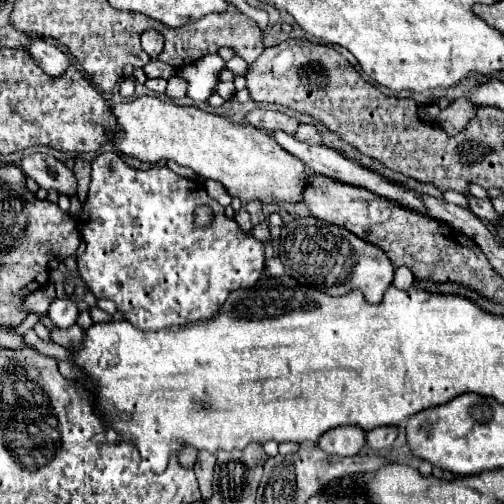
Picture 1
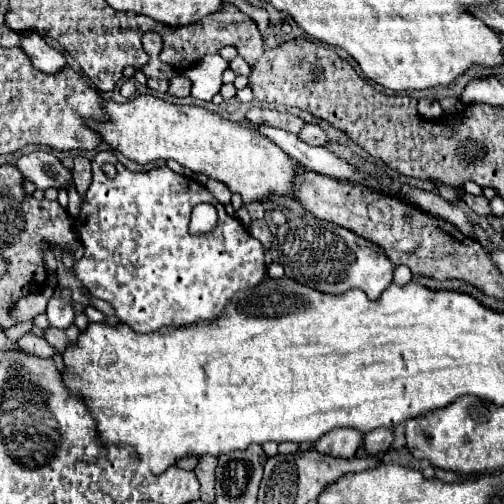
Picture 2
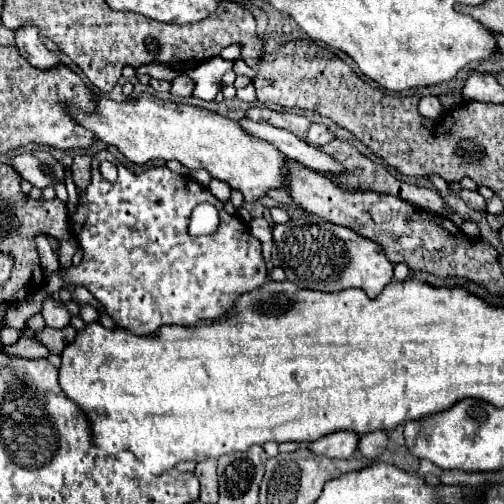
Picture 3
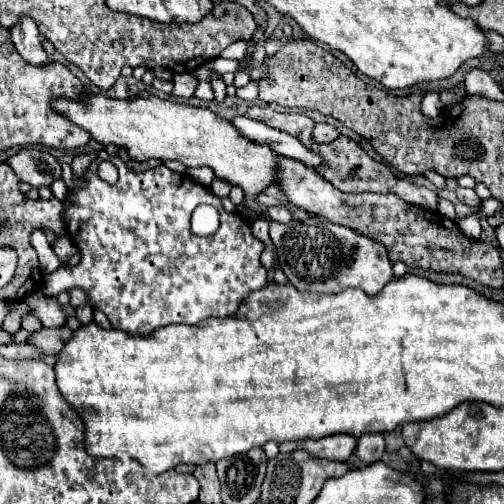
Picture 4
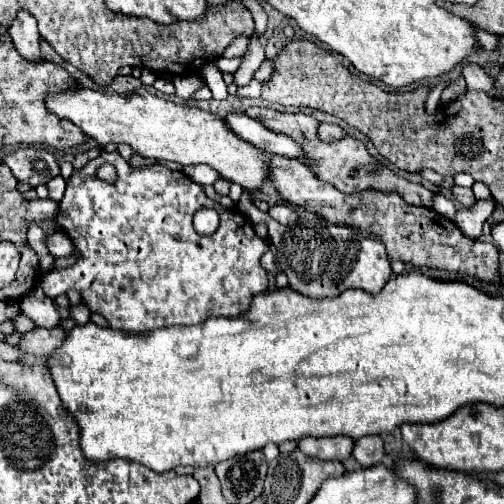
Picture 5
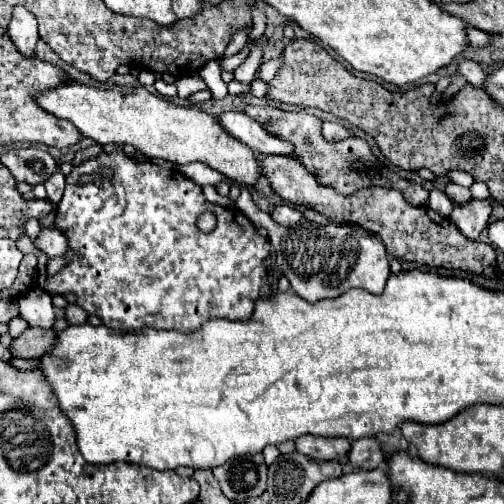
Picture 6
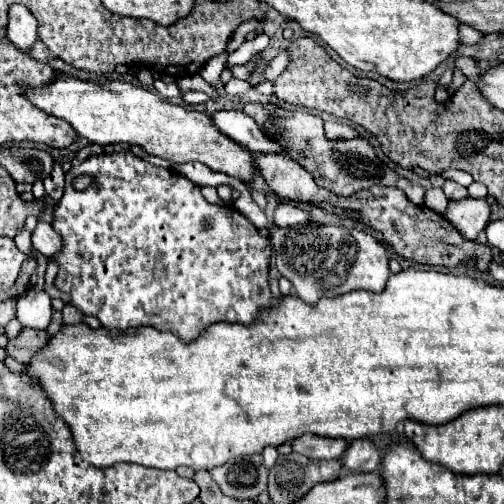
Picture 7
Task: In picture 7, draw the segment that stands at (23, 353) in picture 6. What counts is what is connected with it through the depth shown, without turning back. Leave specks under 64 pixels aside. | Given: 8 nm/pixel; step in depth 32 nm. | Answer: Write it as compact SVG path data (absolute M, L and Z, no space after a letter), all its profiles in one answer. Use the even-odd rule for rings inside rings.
M24 328L14 340L8 342L6 346L6 354L12 356L18 362L28 362L30 356L36 354L36 350L48 340L46 330L32 330L32 328Z

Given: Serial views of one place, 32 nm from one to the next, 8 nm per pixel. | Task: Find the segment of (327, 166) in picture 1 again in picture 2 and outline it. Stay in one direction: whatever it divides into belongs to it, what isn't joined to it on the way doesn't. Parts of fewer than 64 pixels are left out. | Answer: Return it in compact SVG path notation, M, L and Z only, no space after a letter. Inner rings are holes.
M248 124L252 130L256 130L260 136L266 136L268 140L272 140L280 150L284 150L288 156L292 156L294 160L298 160L306 170L318 172L318 174L326 174L330 178L348 178L348 180L358 180L362 184L366 184L368 188L378 190L378 184L374 180L366 180L362 174L358 174L350 164L346 164L344 160L340 160L338 156L334 156L332 152L328 152L326 148L316 148L316 146L308 146L306 142L302 142L296 134L290 134L286 130L280 128L272 128L268 124Z

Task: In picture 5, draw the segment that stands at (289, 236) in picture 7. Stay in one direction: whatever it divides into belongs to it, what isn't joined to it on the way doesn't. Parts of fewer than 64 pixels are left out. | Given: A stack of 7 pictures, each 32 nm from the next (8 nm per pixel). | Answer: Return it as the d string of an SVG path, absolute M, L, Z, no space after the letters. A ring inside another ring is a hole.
M244 190L240 202L236 204L238 210L252 220L252 224L264 222L268 226L270 244L276 248L276 264L278 270L284 272L290 280L290 288L308 298L334 298L348 288L362 288L370 294L382 292L384 284L392 276L390 260L386 256L386 248L378 238L368 238L362 232L336 226L336 224L292 224L282 226L268 216L268 212L258 210L252 204L252 198ZM318 266L318 270L314 268ZM324 272L324 274L322 274Z

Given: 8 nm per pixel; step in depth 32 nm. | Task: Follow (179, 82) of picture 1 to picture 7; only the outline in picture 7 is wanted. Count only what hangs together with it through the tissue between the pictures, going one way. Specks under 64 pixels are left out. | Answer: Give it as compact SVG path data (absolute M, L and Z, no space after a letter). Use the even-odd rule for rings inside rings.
M200 74L182 78L182 80L178 82L178 86L180 86L180 92L186 92L186 90L200 90L200 92L208 94L212 100L216 100L216 98L218 98L218 90L216 90L214 86L210 86L206 80L202 80L202 76L200 76Z

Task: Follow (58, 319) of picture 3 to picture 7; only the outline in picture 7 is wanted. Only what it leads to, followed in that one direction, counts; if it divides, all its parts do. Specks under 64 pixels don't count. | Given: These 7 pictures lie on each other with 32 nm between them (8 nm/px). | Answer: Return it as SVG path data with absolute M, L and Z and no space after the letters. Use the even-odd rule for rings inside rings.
M26 290L24 296L18 298L16 306L16 320L24 328L36 328L44 330L50 324L52 318L52 306L50 296L36 290Z

